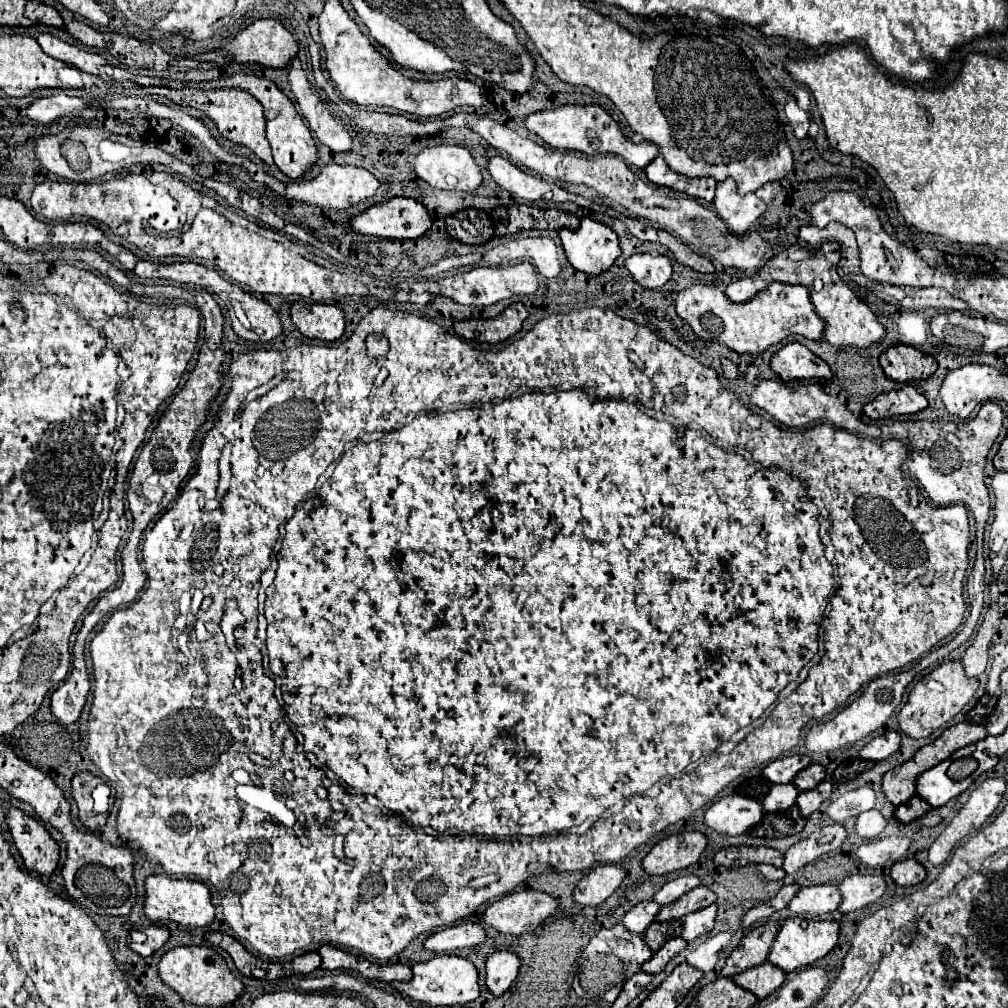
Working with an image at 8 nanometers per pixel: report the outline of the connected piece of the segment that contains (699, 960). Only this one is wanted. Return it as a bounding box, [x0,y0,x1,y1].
[686,932,732,972]

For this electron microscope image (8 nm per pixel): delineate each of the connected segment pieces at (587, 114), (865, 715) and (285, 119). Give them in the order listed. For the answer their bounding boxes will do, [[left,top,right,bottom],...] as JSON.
[[524,106,660,170],[806,574,984,752],[202,74,318,180]]

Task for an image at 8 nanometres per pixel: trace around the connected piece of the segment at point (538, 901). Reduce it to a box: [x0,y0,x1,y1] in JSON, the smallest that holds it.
[482,890,558,934]

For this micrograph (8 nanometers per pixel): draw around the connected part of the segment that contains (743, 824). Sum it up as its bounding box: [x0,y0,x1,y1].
[706,794,766,836]

